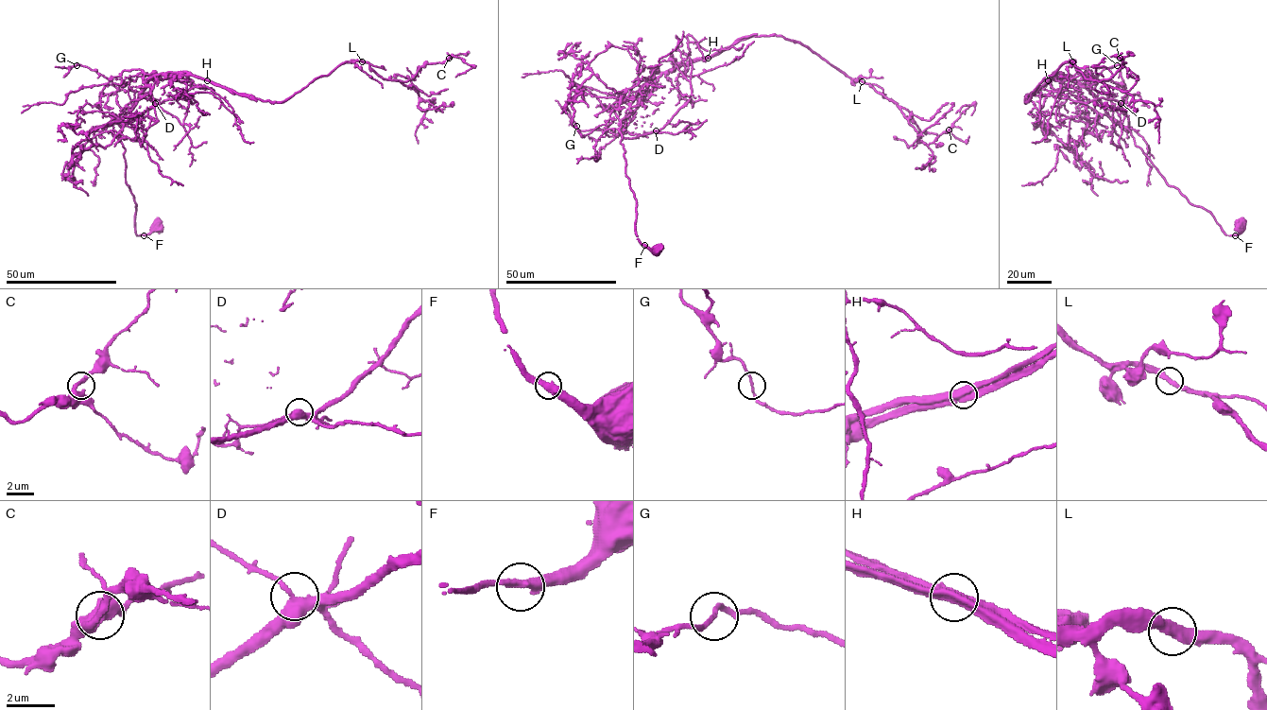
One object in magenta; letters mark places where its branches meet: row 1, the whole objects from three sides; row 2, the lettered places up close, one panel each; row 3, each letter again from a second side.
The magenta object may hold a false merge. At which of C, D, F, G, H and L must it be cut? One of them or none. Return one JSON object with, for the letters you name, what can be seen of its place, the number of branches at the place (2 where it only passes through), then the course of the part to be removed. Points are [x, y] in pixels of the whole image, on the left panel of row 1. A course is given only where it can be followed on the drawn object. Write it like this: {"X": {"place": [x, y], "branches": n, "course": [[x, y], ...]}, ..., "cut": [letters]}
{"H": {"place": [207, 80], "branches": 2, "course": [[207, 79], [157, 74], [129, 113], [119, 105], [120, 85], [150, 93], [150, 86]]}, "cut": ["H"]}

